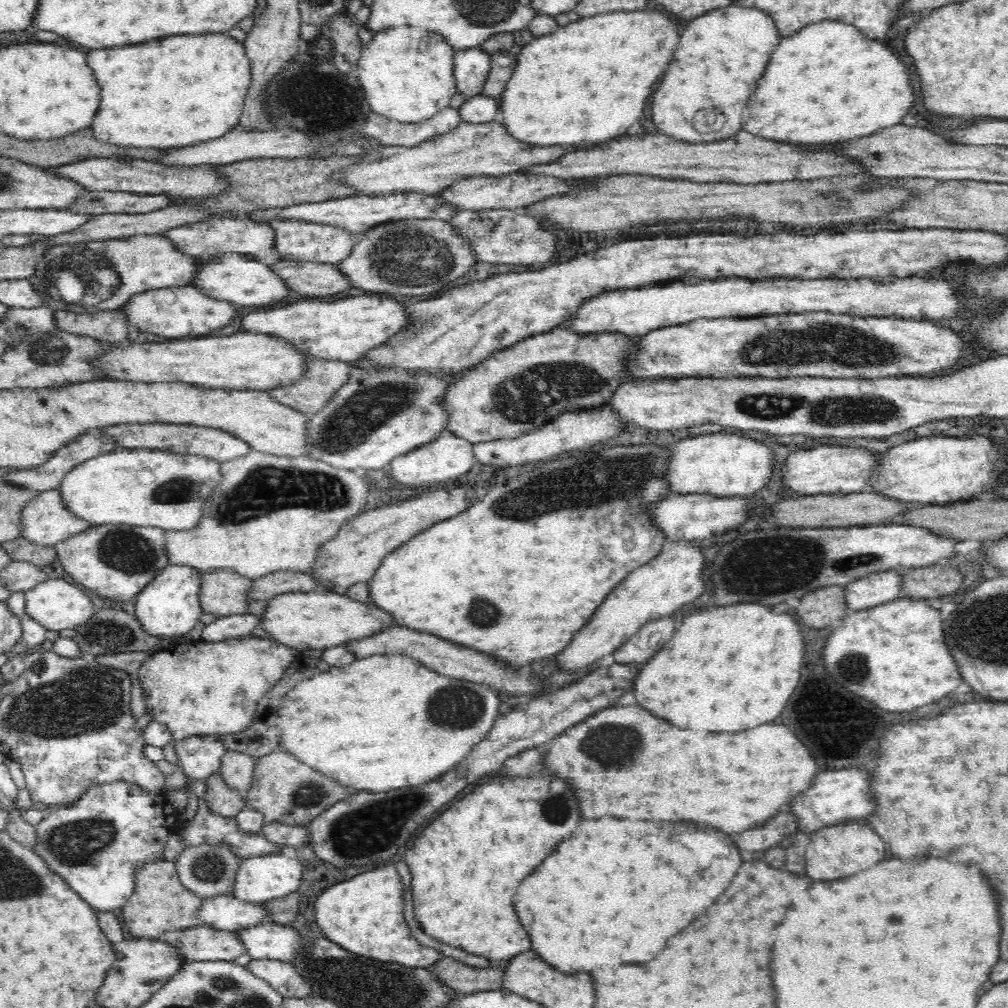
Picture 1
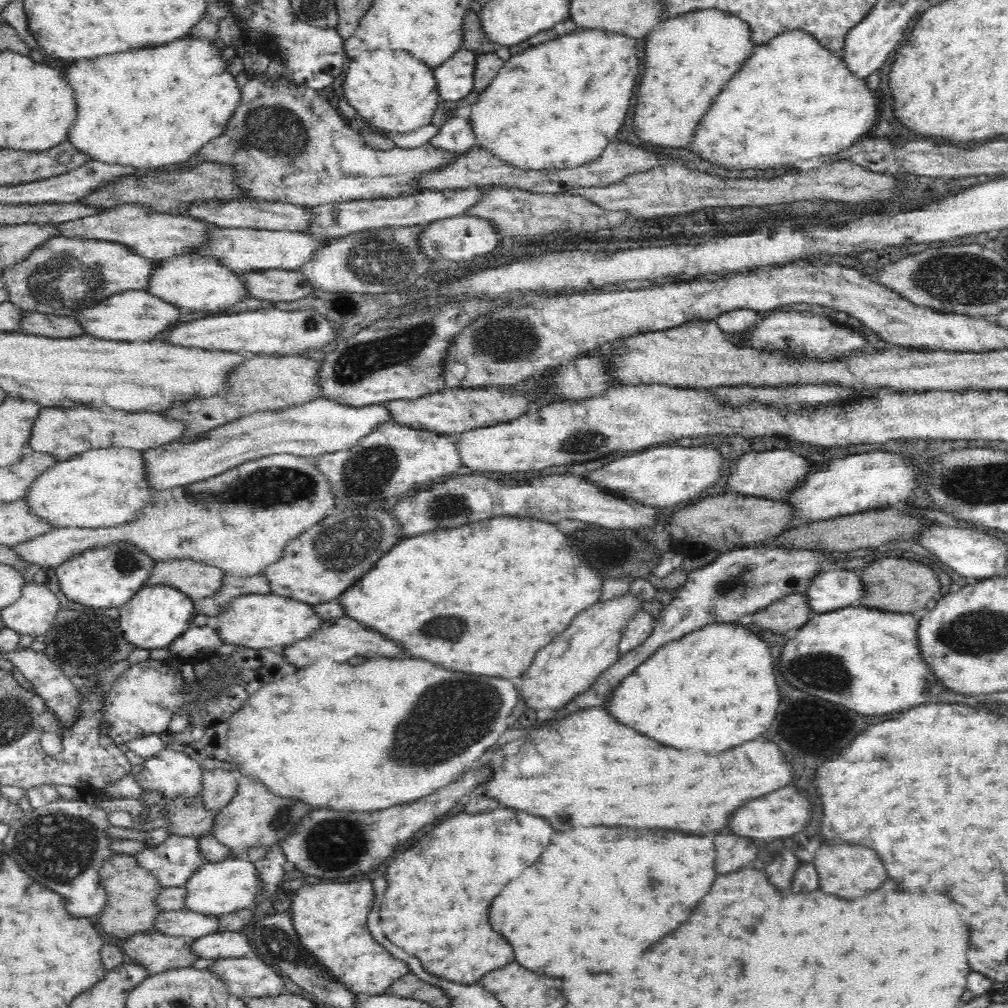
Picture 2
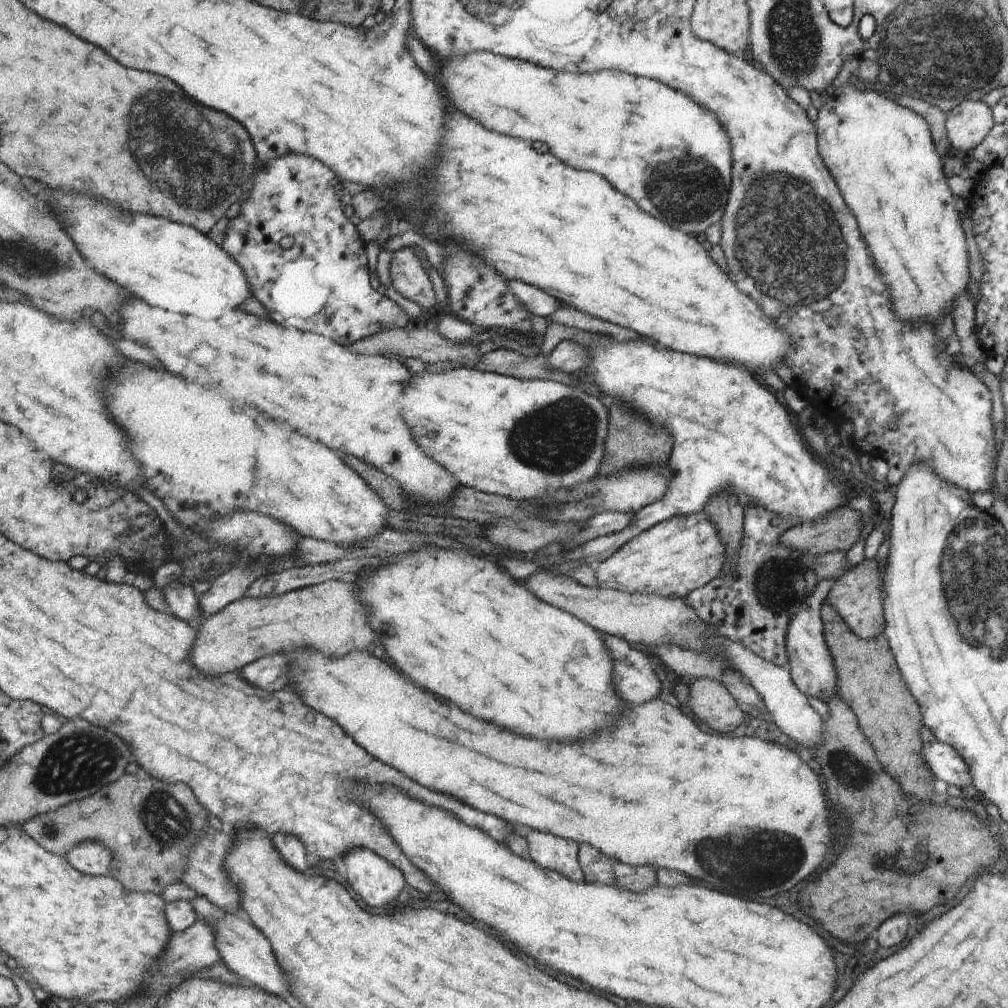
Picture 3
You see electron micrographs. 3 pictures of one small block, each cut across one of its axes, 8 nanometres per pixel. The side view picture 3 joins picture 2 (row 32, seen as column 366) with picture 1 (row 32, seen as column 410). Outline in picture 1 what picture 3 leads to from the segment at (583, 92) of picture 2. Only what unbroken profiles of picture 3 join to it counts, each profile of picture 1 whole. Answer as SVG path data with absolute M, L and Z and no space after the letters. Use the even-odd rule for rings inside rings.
M614 12L598 14L592 18L580 18L556 30L550 36L534 38L516 56L516 66L506 82L502 98L498 100L498 120L504 132L522 144L546 148L588 148L602 146L618 136L624 136L628 128L642 116L644 102L652 92L652 84L668 66L678 42L676 24L662 12Z

